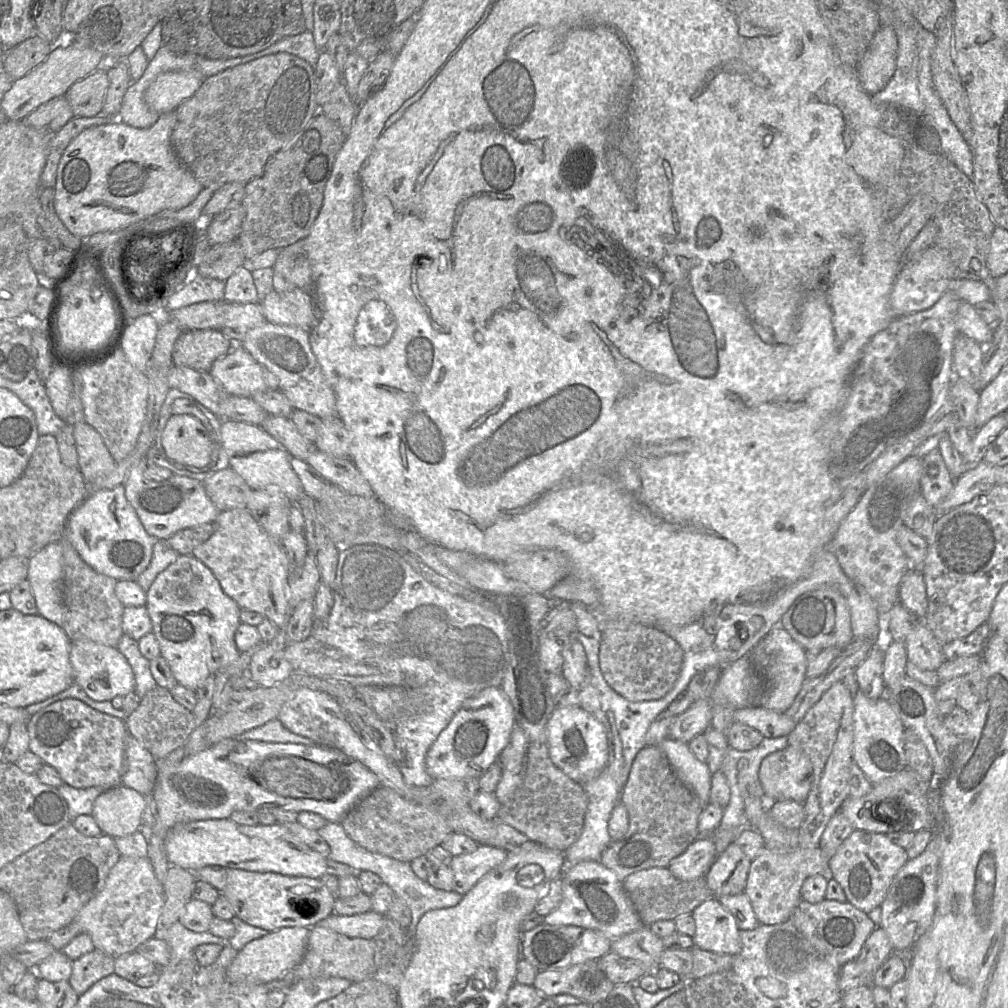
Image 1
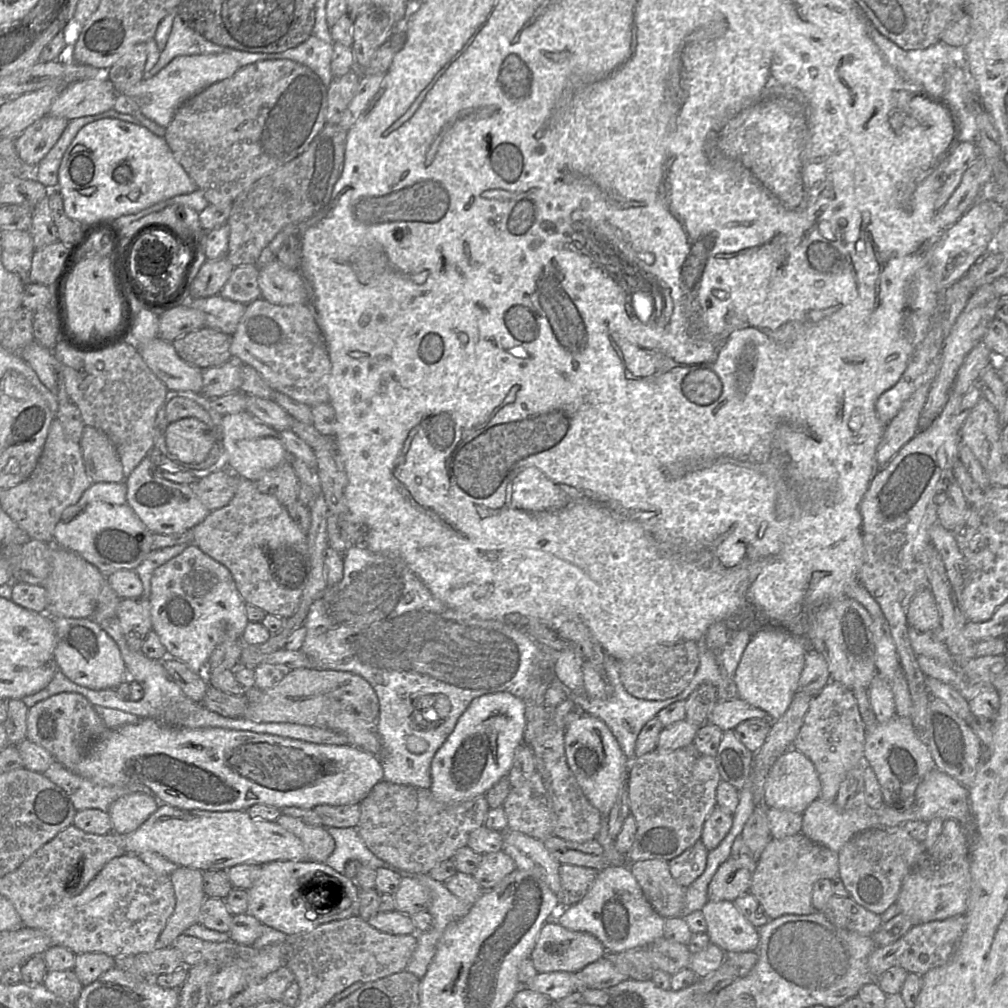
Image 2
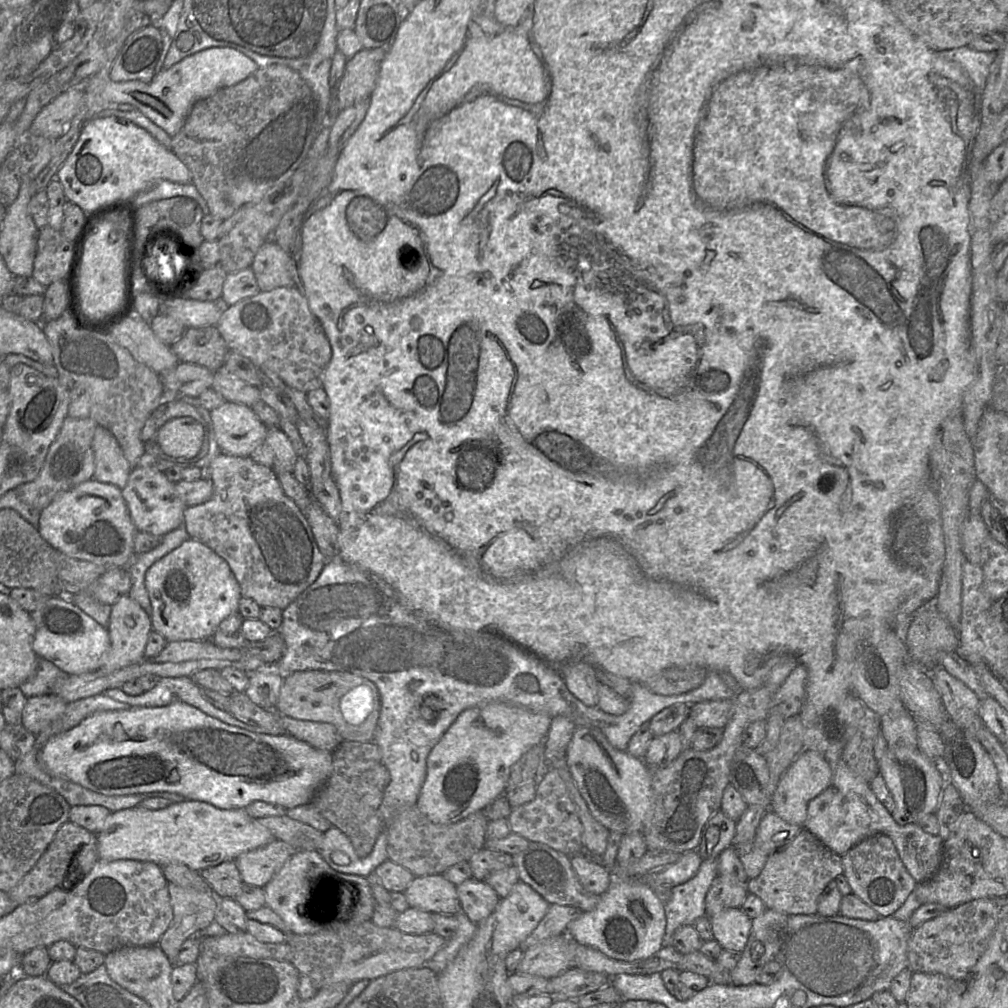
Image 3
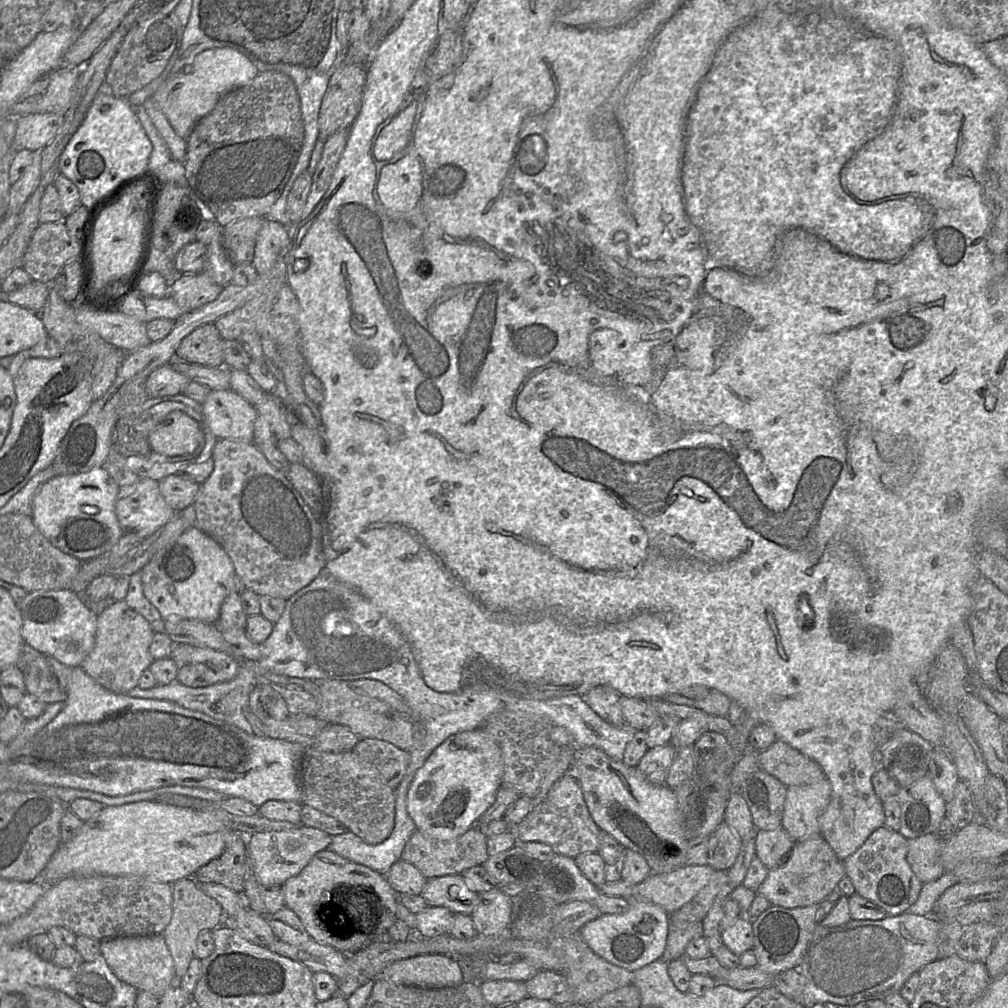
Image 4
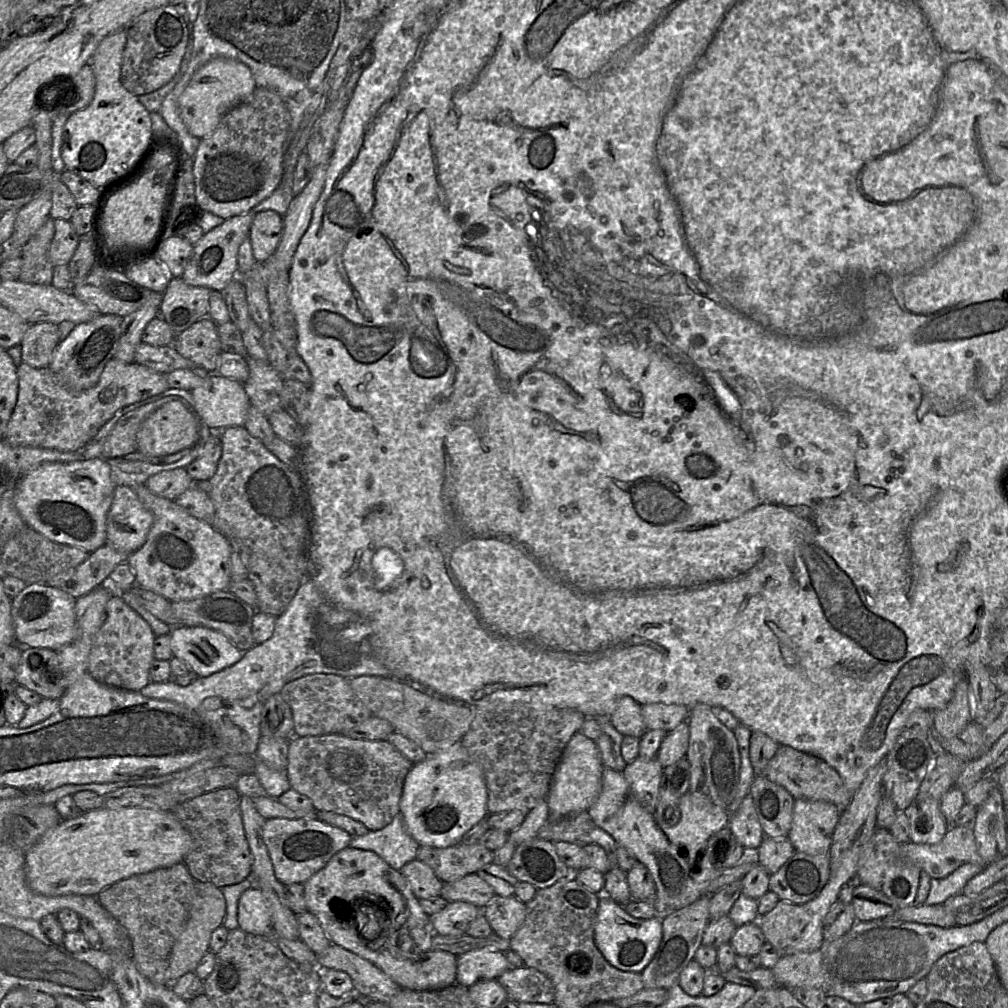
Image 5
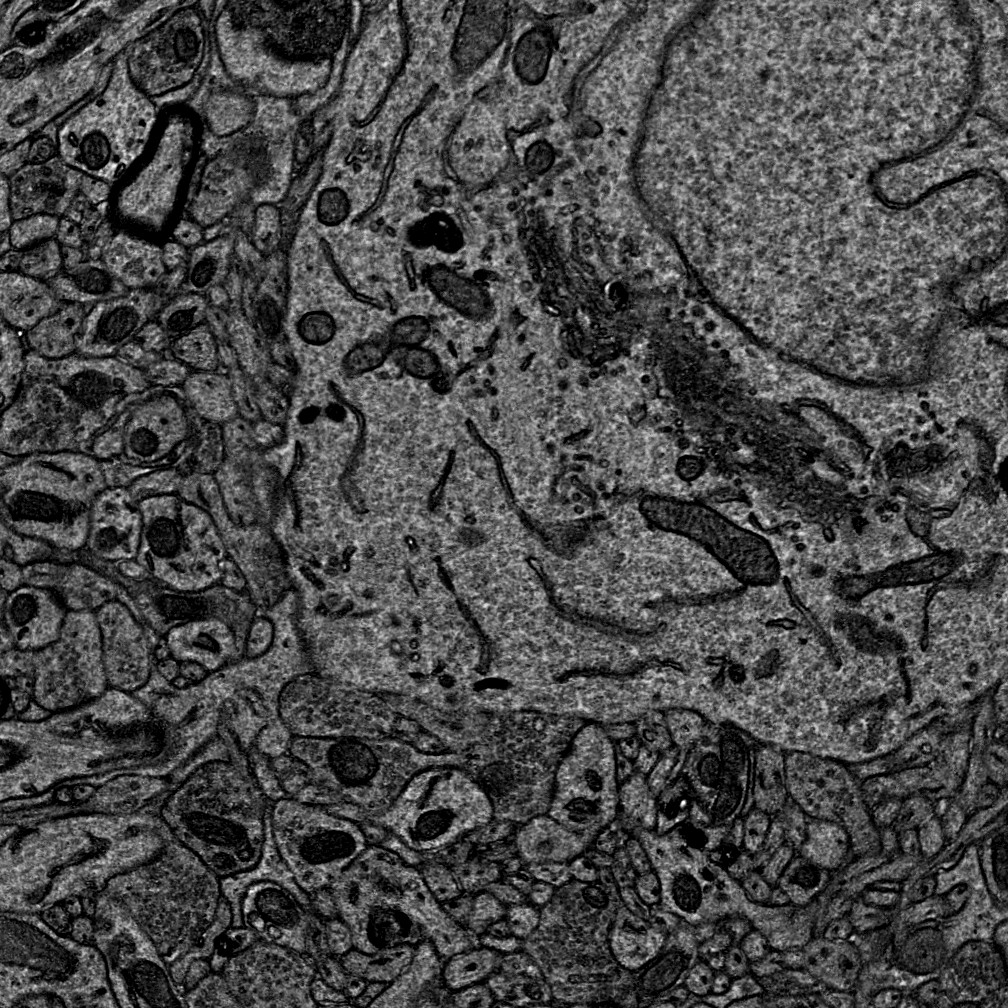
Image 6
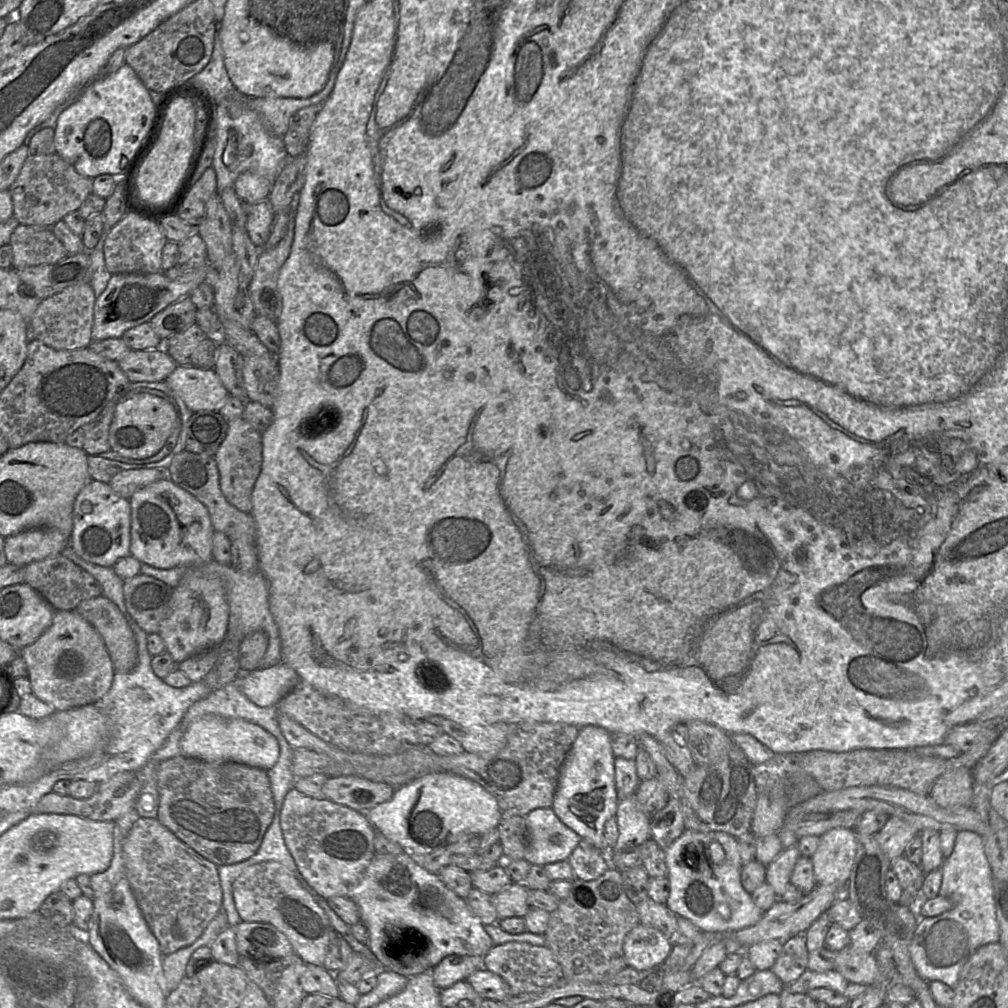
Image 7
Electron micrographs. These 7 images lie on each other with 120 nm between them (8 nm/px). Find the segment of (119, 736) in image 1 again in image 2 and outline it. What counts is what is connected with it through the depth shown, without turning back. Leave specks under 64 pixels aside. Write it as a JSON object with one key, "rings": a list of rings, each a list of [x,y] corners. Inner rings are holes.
{"rings":[[[59,693],[28,709],[26,738],[46,749],[54,761],[74,771],[92,744],[109,729],[87,698],[77,693]]]}

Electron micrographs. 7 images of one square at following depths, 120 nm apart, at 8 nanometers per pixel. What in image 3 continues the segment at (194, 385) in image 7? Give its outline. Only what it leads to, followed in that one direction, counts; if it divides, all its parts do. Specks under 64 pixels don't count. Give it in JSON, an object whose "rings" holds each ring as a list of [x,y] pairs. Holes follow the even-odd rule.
{"rings":[[[225,401],[210,411],[210,417],[217,445],[232,456],[250,456],[267,434],[268,427],[243,404]]]}

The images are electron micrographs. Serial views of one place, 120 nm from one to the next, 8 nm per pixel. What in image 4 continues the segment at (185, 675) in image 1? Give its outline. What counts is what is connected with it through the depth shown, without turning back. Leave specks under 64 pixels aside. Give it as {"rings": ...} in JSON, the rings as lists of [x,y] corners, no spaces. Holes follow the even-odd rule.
{"rings":[[[193,526],[178,539],[156,553],[141,569],[143,593],[165,619],[197,619],[213,624],[220,614],[221,606],[230,589],[230,580],[235,576],[234,566],[228,554],[212,537]]]}

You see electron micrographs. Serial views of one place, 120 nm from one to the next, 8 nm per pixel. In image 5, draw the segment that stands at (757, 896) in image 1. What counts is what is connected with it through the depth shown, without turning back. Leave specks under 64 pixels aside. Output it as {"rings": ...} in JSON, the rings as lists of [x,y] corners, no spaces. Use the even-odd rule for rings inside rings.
{"rings":[[[796,851],[776,873],[770,874],[769,891],[776,893],[781,901],[803,904],[820,893],[829,877],[829,854],[810,855]]]}

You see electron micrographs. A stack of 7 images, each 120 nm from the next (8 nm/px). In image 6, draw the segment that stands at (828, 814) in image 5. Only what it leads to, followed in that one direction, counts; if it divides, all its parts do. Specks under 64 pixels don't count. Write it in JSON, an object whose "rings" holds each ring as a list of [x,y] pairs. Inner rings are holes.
{"rings":[[[808,819],[806,839],[798,855],[832,873],[844,866],[849,854],[850,837],[842,825],[828,820]]]}

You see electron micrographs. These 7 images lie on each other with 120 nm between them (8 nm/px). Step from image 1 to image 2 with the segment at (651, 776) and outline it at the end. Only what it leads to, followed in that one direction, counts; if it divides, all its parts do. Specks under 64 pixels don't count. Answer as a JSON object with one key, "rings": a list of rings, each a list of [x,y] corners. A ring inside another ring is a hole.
{"rings":[[[686,749],[654,750],[635,758],[629,768],[628,793],[630,813],[637,825],[634,842],[625,854],[629,864],[643,860],[669,861],[701,839],[704,822],[717,805],[716,789],[721,781],[714,756],[693,755]]]}

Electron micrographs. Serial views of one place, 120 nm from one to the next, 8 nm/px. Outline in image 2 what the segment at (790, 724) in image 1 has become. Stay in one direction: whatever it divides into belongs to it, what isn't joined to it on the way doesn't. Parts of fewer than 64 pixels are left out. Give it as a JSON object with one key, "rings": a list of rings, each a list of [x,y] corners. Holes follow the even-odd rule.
{"rings":[[[738,696],[731,700],[717,701],[709,712],[707,722],[725,731],[733,730],[741,722],[753,718],[770,721],[765,711],[751,706]]]}

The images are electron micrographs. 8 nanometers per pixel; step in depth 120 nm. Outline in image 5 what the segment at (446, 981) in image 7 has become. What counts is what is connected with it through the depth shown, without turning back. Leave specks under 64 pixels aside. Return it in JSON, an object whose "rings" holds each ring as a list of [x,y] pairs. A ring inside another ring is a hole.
{"rings":[[[481,948],[457,956],[456,984],[470,987],[481,980],[497,979],[511,969],[505,952]]]}

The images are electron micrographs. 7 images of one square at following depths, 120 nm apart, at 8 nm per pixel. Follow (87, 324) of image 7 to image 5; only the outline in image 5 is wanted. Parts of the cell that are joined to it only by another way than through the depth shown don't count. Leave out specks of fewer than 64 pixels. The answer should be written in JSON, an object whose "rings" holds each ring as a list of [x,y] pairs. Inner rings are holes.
{"rings":[[[42,322],[30,325],[21,342],[22,362],[34,368],[47,367],[61,341],[57,324]]]}

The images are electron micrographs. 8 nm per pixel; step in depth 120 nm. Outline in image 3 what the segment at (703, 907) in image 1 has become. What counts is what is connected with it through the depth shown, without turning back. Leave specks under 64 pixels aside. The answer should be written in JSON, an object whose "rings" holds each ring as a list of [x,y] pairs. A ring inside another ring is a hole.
{"rings":[[[727,908],[710,918],[714,939],[723,949],[742,952],[752,929],[752,919],[741,908]]]}

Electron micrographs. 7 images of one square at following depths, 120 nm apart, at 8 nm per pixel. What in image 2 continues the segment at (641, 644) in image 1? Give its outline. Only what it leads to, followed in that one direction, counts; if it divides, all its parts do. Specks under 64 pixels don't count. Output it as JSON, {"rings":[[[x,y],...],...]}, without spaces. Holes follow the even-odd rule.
{"rings":[[[681,641],[655,645],[629,659],[619,661],[621,682],[632,696],[646,700],[664,700],[681,693],[694,677],[699,666],[697,643]]]}

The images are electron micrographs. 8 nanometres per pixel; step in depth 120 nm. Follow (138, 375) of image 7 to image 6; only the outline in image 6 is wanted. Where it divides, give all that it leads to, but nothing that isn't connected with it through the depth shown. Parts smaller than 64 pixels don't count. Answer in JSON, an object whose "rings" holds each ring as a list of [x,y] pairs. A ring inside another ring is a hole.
{"rings":[[[169,354],[145,369],[145,375],[151,385],[181,386],[191,369]]]}

